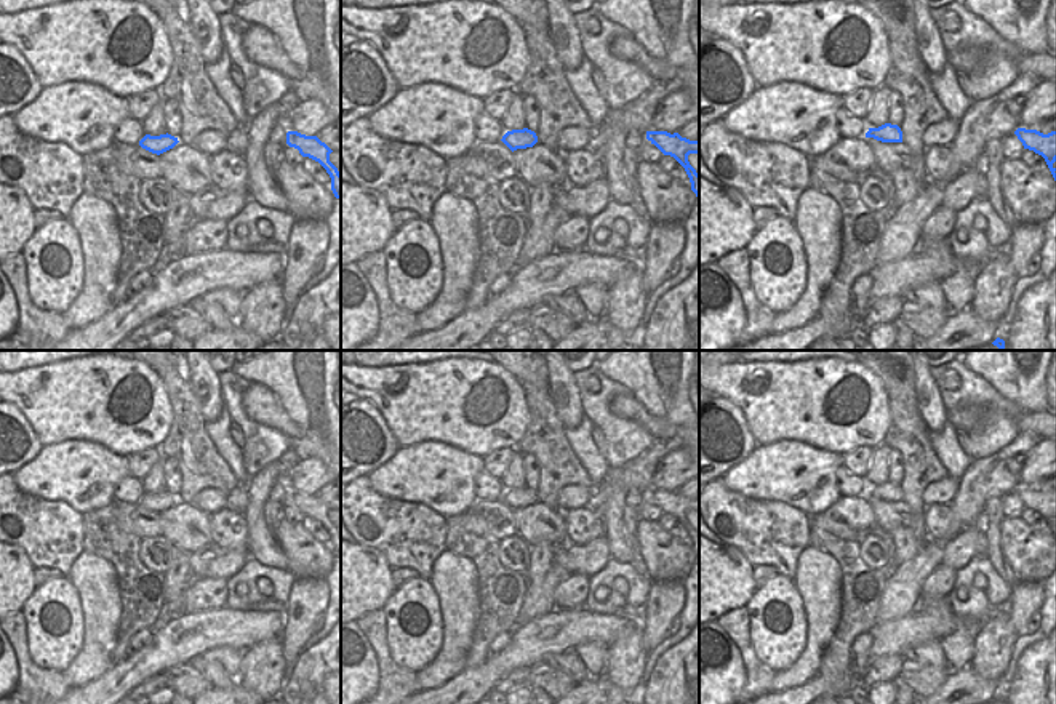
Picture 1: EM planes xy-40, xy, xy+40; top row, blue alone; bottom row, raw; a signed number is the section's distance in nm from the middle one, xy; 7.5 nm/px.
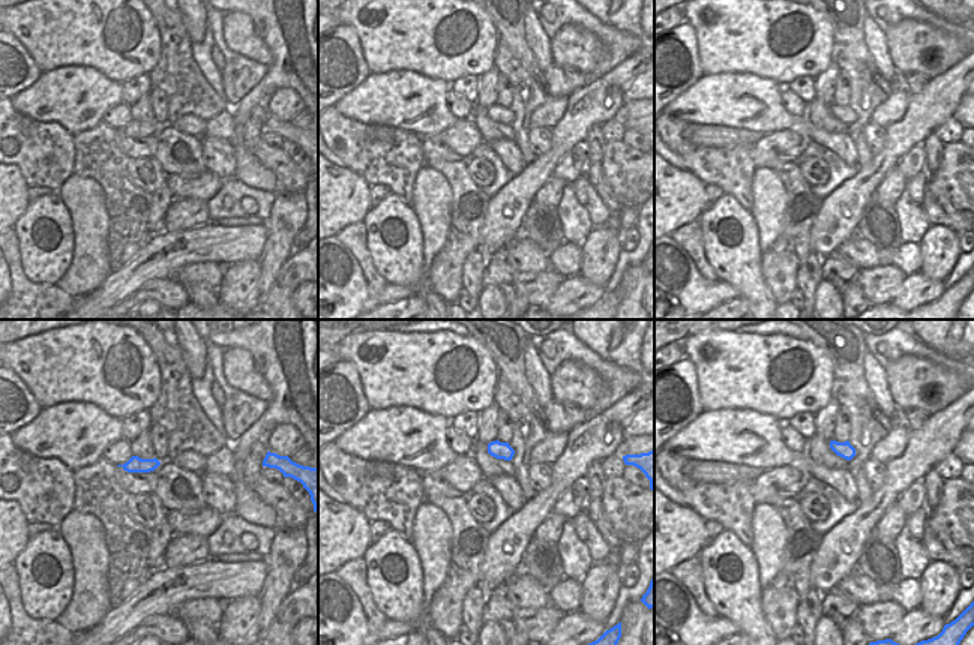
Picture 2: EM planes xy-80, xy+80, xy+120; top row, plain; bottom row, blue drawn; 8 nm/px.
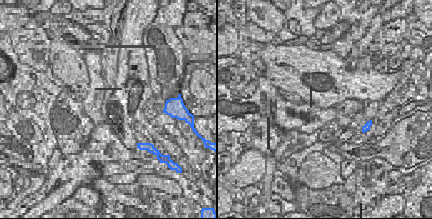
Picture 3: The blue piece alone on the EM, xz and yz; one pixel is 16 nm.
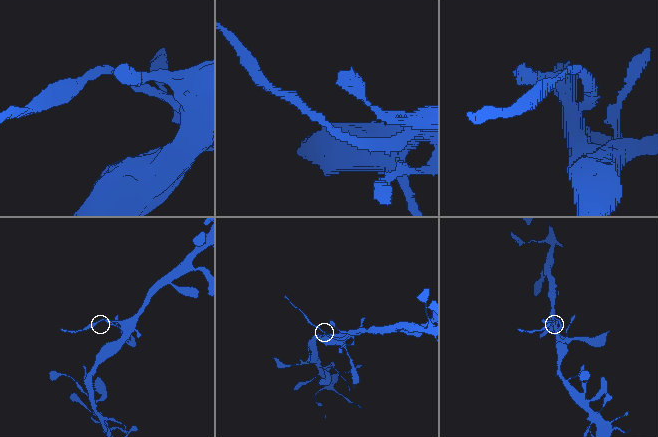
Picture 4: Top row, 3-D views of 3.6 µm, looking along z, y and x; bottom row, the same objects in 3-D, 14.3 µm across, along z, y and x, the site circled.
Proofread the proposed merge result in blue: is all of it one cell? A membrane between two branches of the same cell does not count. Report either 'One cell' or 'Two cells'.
Two cells.

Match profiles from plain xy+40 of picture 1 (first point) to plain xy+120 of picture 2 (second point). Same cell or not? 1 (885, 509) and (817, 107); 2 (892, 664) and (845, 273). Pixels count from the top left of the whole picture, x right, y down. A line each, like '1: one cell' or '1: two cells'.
1: one cell
2: one cell

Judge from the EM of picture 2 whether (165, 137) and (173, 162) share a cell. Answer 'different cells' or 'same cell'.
same cell

